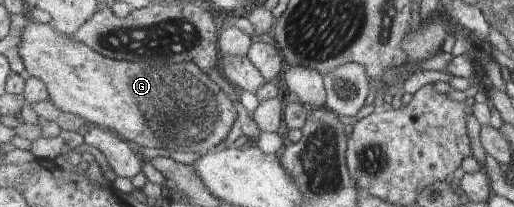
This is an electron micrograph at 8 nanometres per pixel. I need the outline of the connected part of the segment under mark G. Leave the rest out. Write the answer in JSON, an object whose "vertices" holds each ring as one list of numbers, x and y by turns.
{"vertices":[[32,19,18,35,21,36,19,54,22,55,26,75,46,82,50,100,59,110,79,114,89,126,113,130,123,140,135,142,138,146,164,147,169,151,205,155,229,136,233,124,238,121,238,104,223,90,223,86,219,86,219,82,215,82,215,78,211,78,195,62,156,64,112,59,69,35,59,33,50,23]]}

